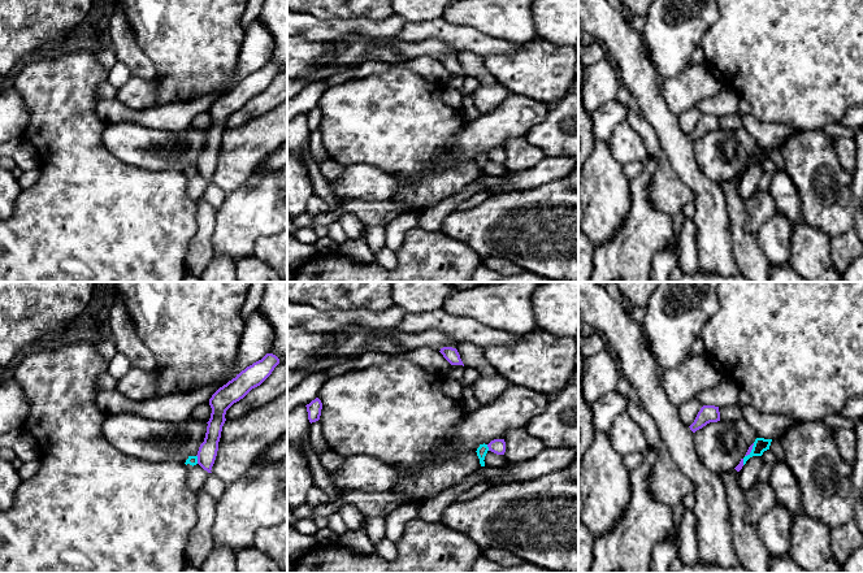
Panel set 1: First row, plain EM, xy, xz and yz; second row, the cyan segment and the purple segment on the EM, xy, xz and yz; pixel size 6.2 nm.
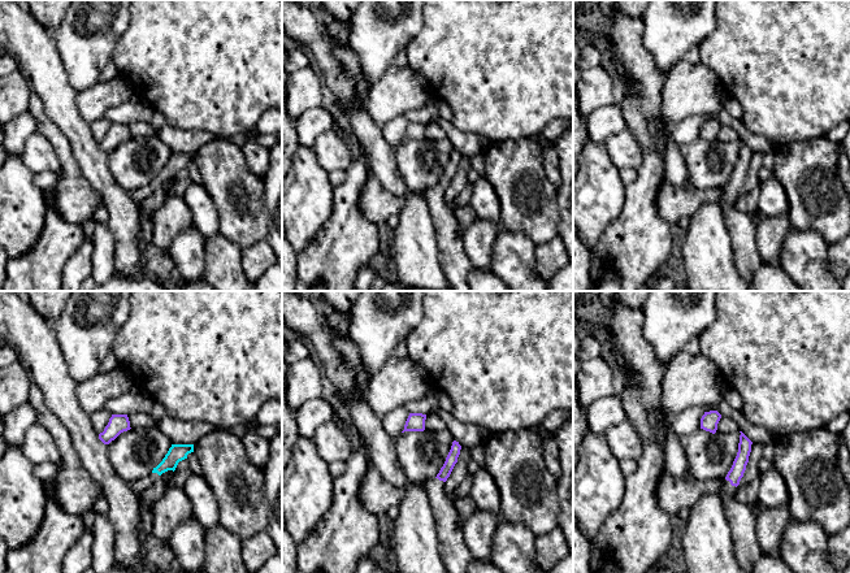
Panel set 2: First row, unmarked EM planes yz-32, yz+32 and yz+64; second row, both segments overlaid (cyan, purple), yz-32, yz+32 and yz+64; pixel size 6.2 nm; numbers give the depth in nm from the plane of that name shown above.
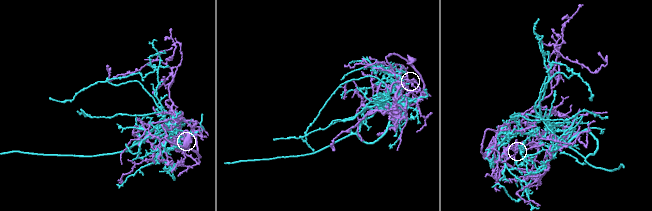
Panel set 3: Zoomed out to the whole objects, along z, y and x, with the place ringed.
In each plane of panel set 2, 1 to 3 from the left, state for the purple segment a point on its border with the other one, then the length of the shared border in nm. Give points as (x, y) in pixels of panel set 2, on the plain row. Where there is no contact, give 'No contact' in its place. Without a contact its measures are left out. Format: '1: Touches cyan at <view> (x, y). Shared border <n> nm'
1: No contact
2: No contact
3: No contact

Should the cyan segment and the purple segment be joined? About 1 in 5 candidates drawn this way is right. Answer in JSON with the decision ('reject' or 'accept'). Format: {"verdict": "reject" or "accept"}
{"verdict": "reject"}

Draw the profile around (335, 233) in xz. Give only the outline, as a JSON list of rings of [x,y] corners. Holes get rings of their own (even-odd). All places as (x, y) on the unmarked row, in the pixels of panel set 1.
[[[334,221],[328,225],[328,236],[338,246],[343,244],[347,240],[344,230],[342,229],[339,221]]]

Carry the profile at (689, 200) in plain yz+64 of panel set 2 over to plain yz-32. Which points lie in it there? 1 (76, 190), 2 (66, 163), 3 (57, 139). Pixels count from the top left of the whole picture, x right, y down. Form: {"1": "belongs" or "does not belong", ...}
{"1": "belongs", "2": "belongs", "3": "belongs"}

